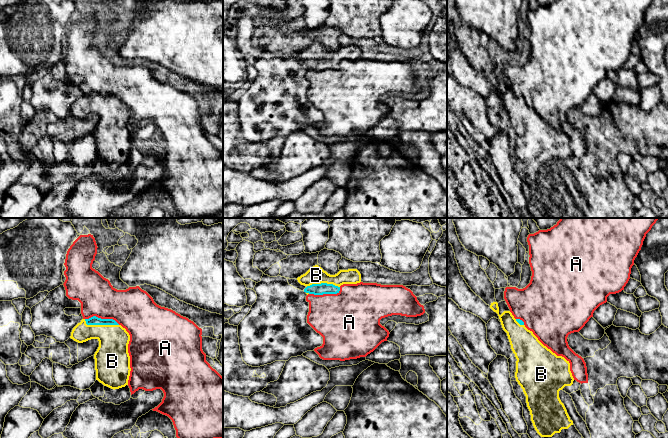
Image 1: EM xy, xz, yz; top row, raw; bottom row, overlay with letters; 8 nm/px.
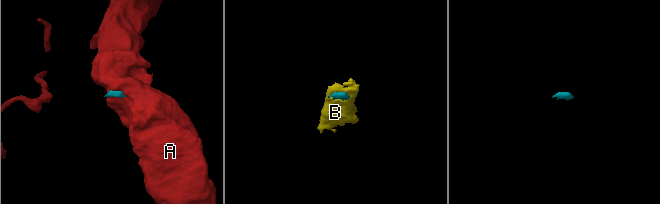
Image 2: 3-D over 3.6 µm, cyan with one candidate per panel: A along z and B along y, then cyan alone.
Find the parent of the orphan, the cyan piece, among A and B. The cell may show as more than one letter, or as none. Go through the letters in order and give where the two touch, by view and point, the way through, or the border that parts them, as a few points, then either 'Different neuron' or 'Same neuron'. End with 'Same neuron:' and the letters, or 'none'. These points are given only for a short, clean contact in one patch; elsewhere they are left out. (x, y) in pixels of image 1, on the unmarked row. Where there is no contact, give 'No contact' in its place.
A: Touches cyan at xz (325, 69). Boundary: xz (340, 63), (336, 69), (309, 70). Different neuron
B: Touches cyan at xy (100, 100). Path across: xy (94, 96), (100, 100), (112, 113), (112, 128). Same neuron
Same neuron: B

